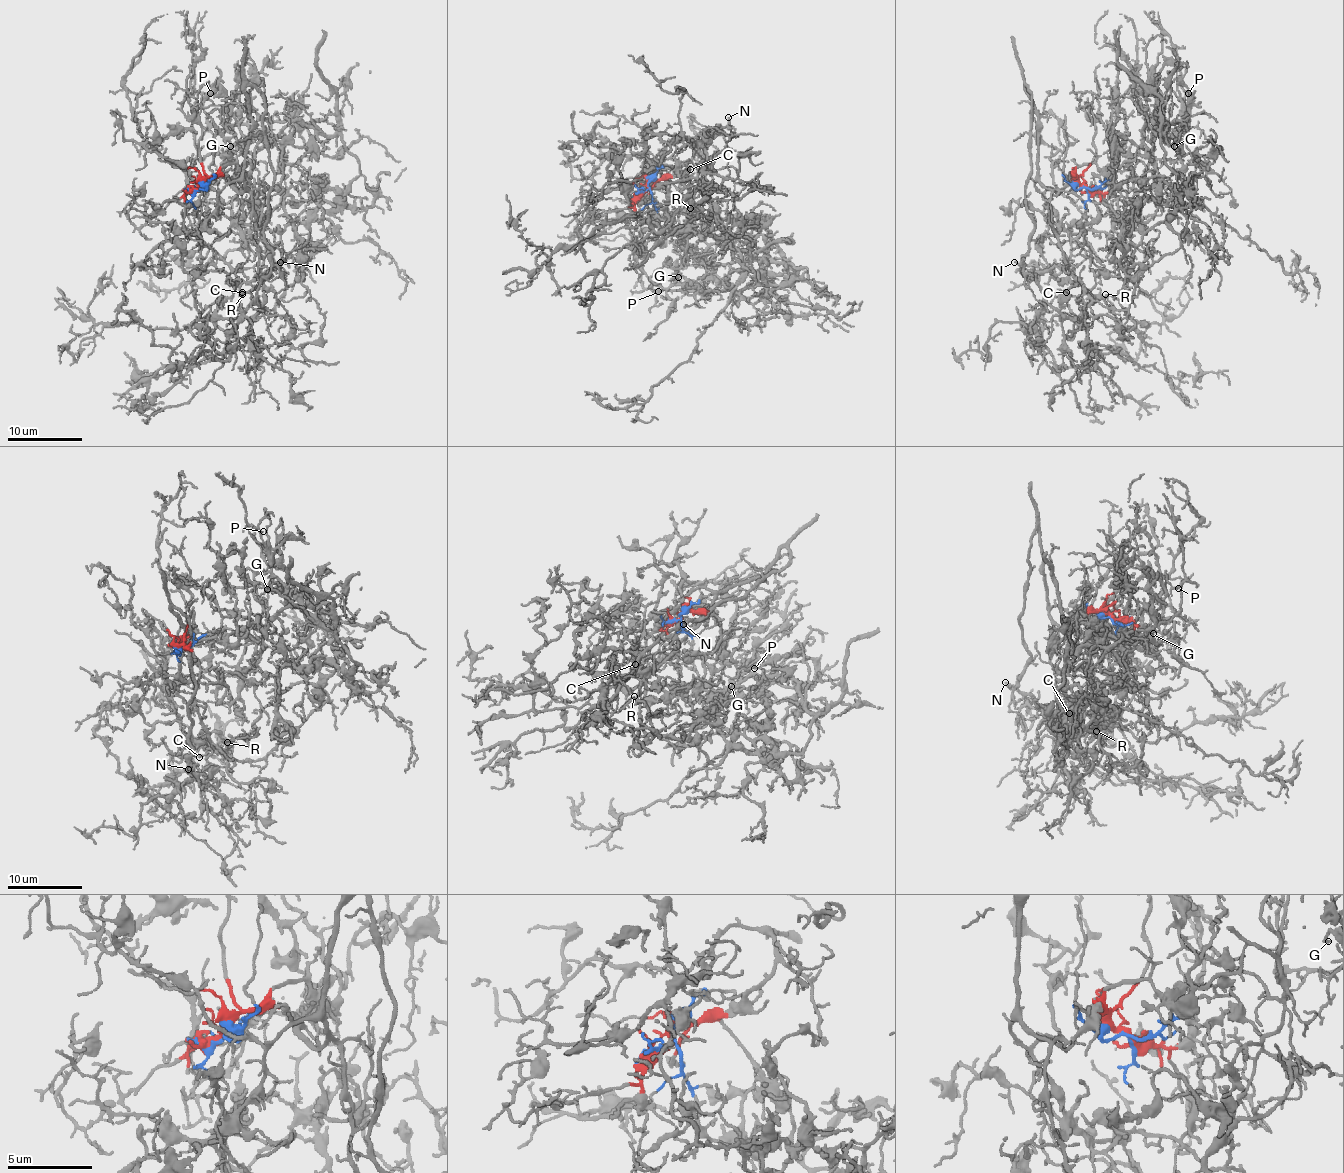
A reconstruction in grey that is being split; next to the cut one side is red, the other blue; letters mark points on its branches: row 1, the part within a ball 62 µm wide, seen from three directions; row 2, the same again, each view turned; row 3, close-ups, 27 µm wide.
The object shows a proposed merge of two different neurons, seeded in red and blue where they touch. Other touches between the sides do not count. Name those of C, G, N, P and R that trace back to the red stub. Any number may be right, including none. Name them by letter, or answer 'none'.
C, N, R

